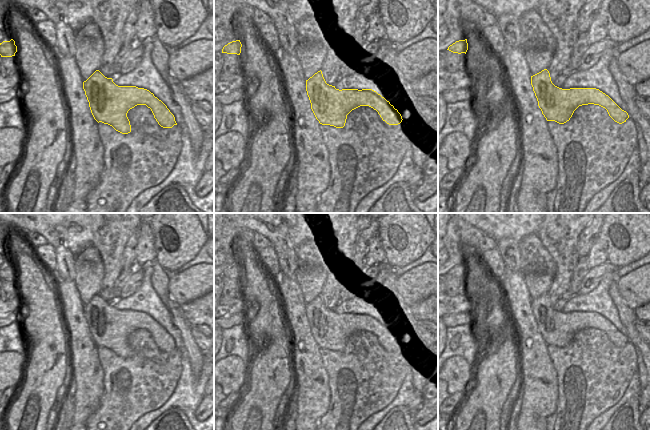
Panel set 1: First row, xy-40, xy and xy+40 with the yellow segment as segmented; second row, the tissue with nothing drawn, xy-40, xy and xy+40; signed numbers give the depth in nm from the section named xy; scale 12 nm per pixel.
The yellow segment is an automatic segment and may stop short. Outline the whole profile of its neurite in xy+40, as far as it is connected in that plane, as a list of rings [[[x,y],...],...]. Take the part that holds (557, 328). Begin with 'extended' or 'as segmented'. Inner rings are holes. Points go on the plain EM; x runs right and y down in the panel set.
as segmented | [[[547,293],[531,300],[531,309],[538,330],[547,345],[564,348],[570,344],[574,335],[582,329],[594,328],[605,332],[617,347],[626,346],[629,339],[608,319],[596,312],[562,313],[555,310]]]

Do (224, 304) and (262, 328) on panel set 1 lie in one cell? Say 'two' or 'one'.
two

